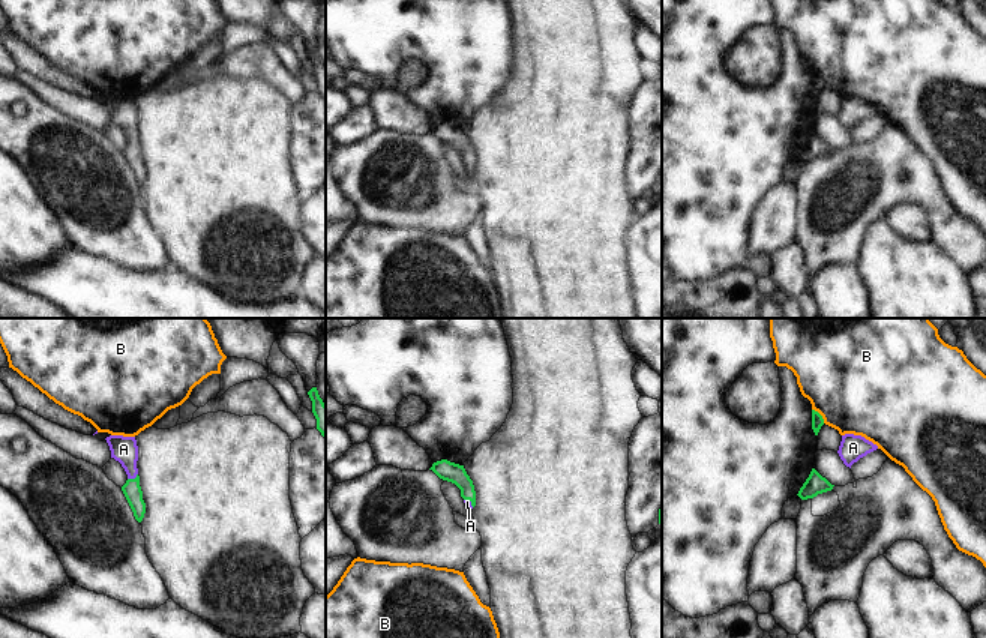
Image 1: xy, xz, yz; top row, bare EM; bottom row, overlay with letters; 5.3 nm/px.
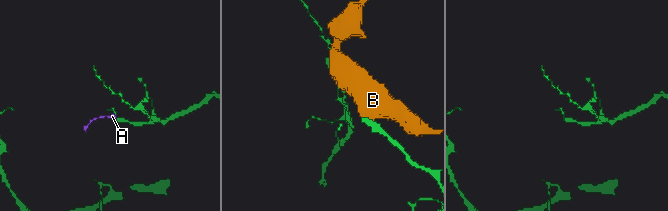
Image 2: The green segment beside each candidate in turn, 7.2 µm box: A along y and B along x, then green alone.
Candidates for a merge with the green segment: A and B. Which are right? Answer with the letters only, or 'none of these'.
A

